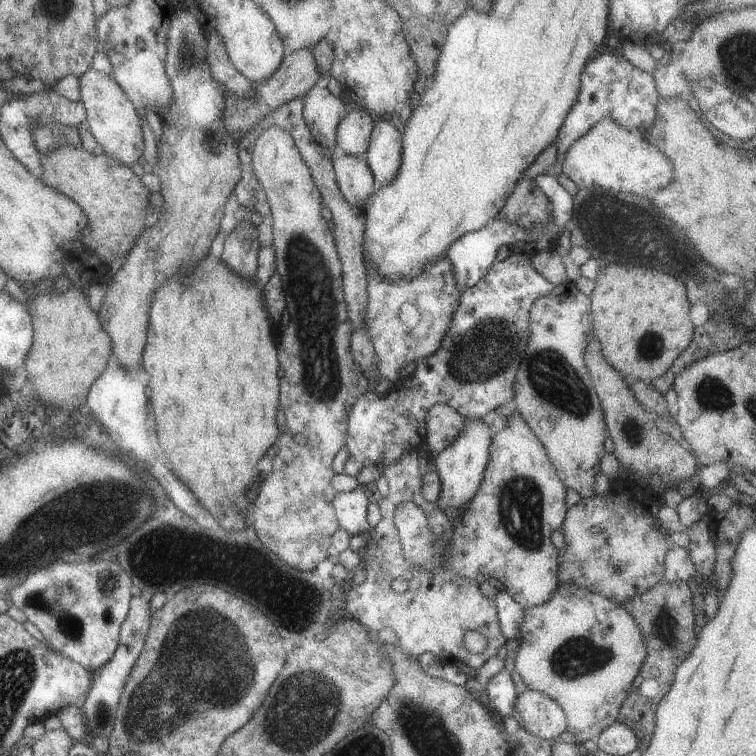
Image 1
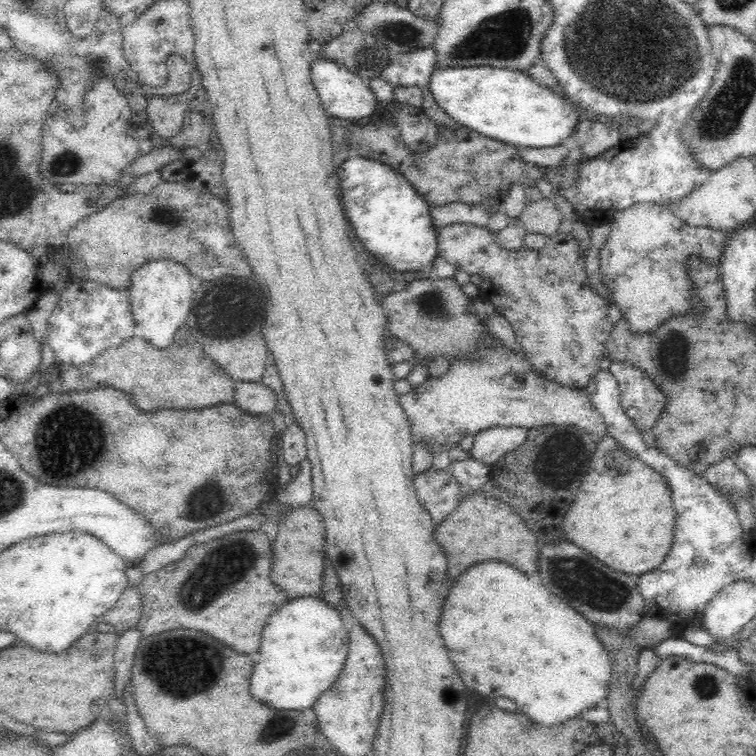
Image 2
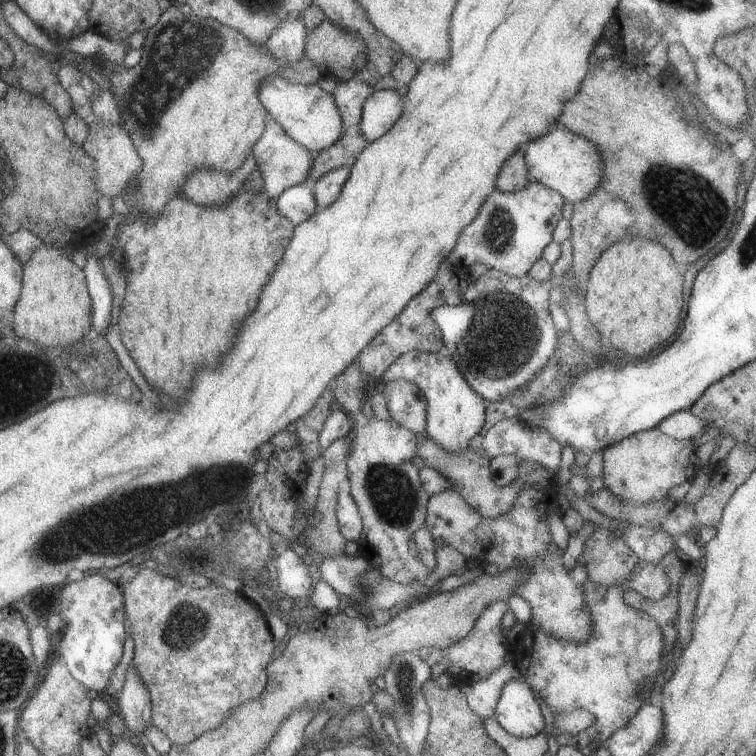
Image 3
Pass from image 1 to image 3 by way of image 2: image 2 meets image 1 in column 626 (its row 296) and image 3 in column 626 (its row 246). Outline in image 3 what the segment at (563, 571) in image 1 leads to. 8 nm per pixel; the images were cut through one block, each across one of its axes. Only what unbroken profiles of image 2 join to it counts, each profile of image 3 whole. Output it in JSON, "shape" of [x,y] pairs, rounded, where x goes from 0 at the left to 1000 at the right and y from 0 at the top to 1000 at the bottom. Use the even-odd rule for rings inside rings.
{"shape":[[[869,566],[843,570],[796,597],[796,639],[824,664],[847,668],[888,660],[884,651],[896,642],[913,638],[925,620],[914,583],[889,581],[870,573]],[[787,696],[774,712],[765,746],[775,754],[775,765],[798,775],[828,775],[832,758],[844,745],[840,731],[811,701]]]}

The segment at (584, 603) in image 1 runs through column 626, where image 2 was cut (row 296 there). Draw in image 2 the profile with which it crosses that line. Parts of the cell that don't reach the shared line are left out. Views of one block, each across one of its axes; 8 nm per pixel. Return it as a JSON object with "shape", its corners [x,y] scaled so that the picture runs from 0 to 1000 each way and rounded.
{"shape":[[[865,267],[843,269],[827,278],[811,280],[808,288],[803,290],[802,294],[806,296],[808,306],[802,317],[802,324],[794,332],[794,360],[796,362],[796,369],[799,370],[799,377],[802,377],[804,385],[807,385],[808,399],[811,399],[813,409],[819,411],[819,415],[827,417],[836,439],[862,439],[862,437],[870,434],[876,426],[881,426],[886,418],[897,418],[897,415],[907,418],[907,415],[923,415],[925,411],[934,411],[927,410],[926,396],[923,394],[923,390],[921,390],[917,377],[911,373],[911,361],[907,358],[907,348],[905,348],[905,344],[907,344],[910,339],[919,336],[921,339],[933,341],[937,347],[951,348],[952,336],[955,336],[955,331],[958,331],[958,317],[964,308],[937,300],[913,299],[911,296],[907,296],[907,294],[899,291],[899,288],[892,286],[882,272],[870,271]]]}

